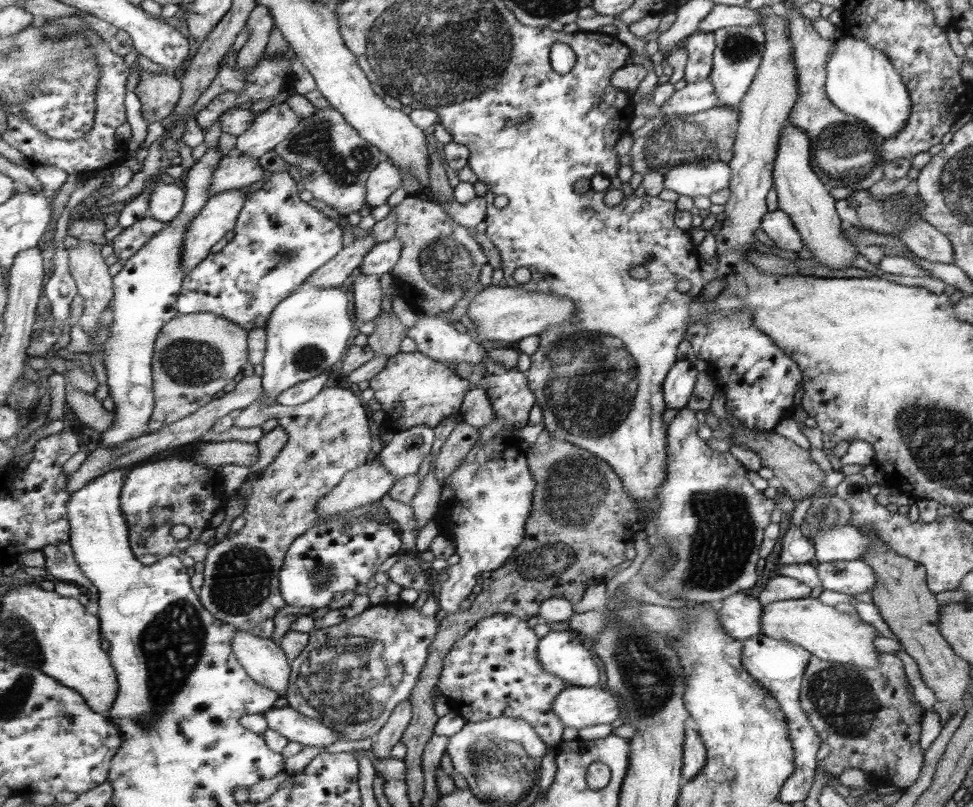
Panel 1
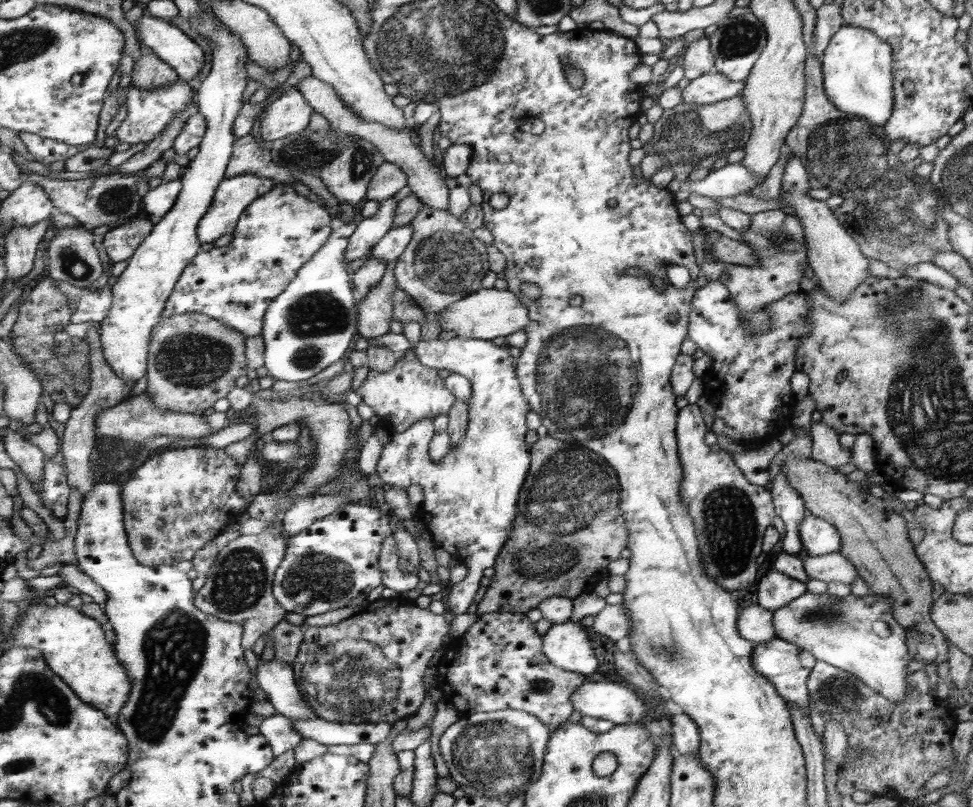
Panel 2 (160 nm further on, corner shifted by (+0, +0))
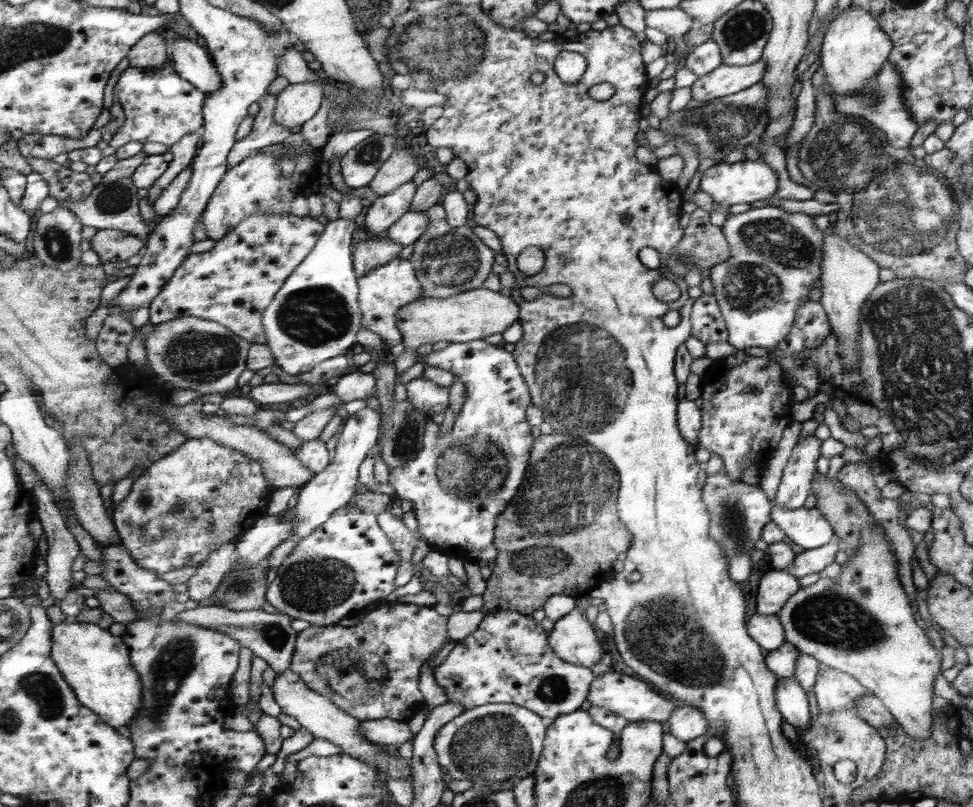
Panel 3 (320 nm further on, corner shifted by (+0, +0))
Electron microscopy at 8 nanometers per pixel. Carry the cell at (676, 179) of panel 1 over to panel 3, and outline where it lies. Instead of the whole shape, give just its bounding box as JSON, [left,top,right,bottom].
[699,159,778,209]

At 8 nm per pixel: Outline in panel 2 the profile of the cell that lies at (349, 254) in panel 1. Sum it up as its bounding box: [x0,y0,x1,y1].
[345,198,398,266]

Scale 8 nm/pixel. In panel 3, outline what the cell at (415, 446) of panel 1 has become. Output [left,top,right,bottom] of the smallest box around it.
[376,339,534,586]

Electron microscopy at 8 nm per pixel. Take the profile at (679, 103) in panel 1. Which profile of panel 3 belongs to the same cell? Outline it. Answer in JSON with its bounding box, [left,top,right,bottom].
[691,59,767,101]

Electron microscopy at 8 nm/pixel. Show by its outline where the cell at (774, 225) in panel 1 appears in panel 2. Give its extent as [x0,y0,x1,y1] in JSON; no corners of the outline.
[718,210,809,333]

